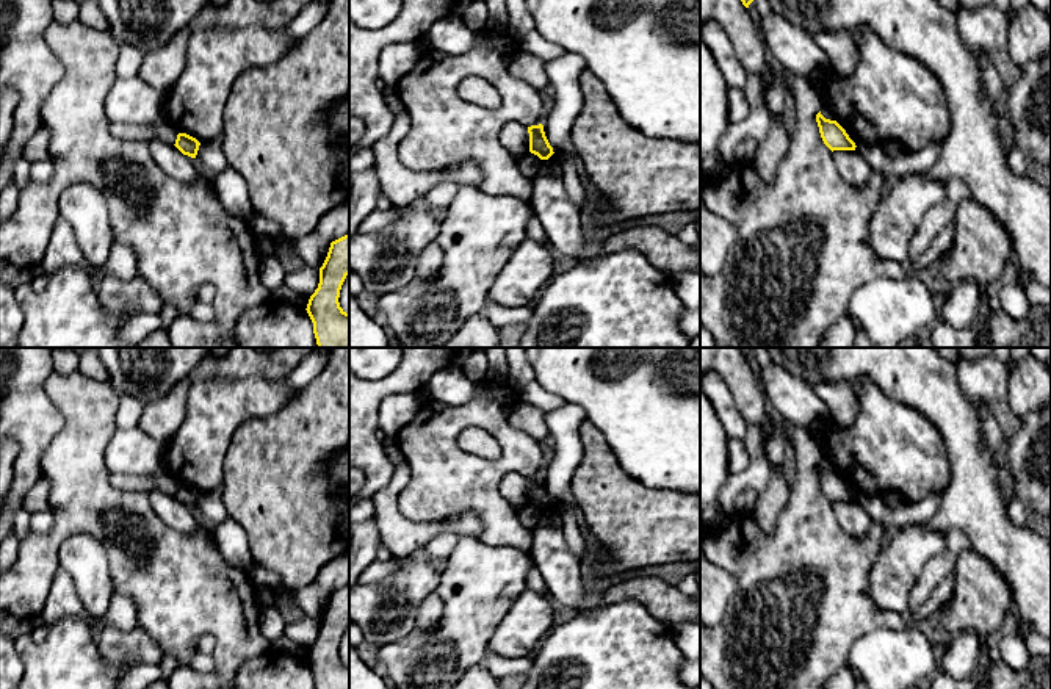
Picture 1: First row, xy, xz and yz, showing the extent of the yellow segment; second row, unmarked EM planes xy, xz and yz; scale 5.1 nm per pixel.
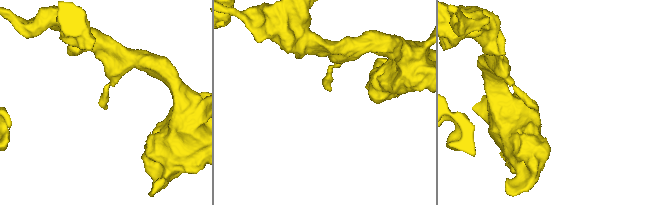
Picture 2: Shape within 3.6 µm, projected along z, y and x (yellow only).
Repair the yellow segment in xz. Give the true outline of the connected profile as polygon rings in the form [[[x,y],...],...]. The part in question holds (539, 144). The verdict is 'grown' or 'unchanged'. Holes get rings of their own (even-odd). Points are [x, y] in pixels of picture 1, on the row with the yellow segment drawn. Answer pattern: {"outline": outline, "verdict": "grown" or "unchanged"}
{"outline": [[[531,125],[528,127],[529,133],[529,152],[537,155],[540,160],[548,160],[554,152],[553,147],[550,146],[544,125]]], "verdict": "unchanged"}

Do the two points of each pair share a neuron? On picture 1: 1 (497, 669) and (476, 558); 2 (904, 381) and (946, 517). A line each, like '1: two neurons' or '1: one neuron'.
1: two neurons
2: one neuron

